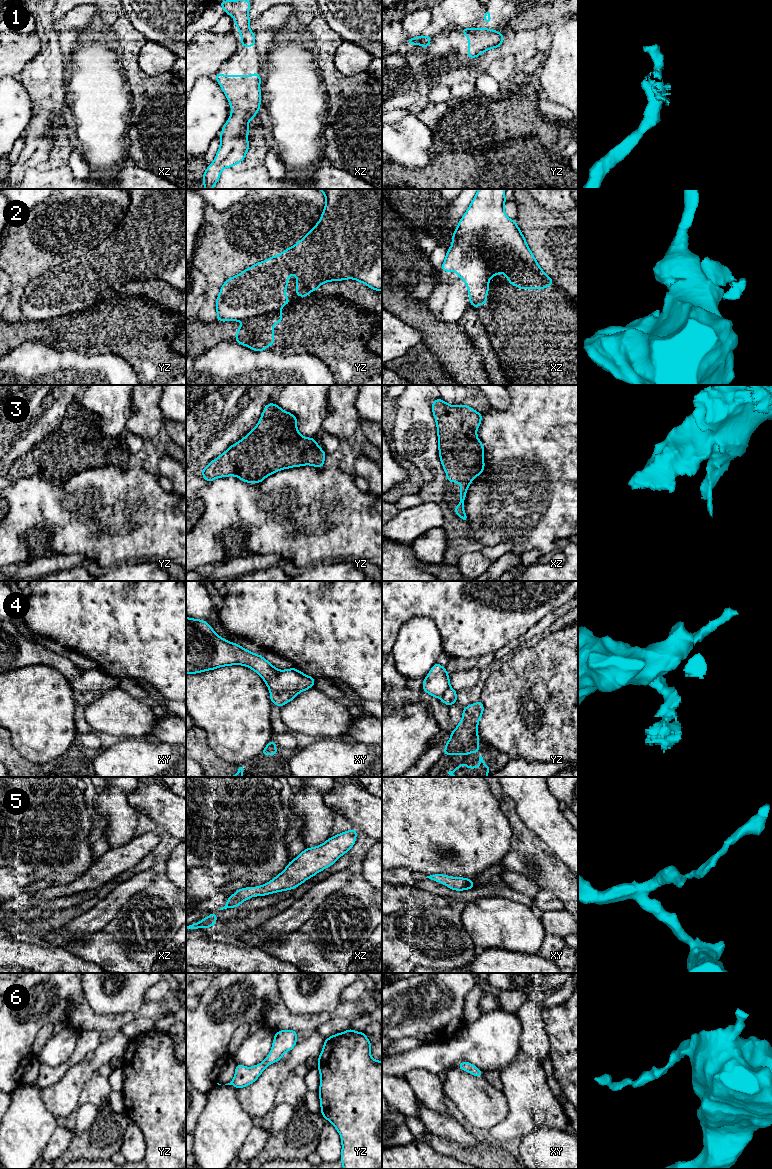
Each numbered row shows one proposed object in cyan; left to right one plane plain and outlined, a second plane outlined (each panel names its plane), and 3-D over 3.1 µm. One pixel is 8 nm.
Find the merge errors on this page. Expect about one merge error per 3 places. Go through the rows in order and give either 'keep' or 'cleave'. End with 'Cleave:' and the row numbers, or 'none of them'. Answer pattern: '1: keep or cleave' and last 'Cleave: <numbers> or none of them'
1: keep
2: cleave
3: keep
4: cleave
5: keep
6: keep
Cleave: 2, 4

